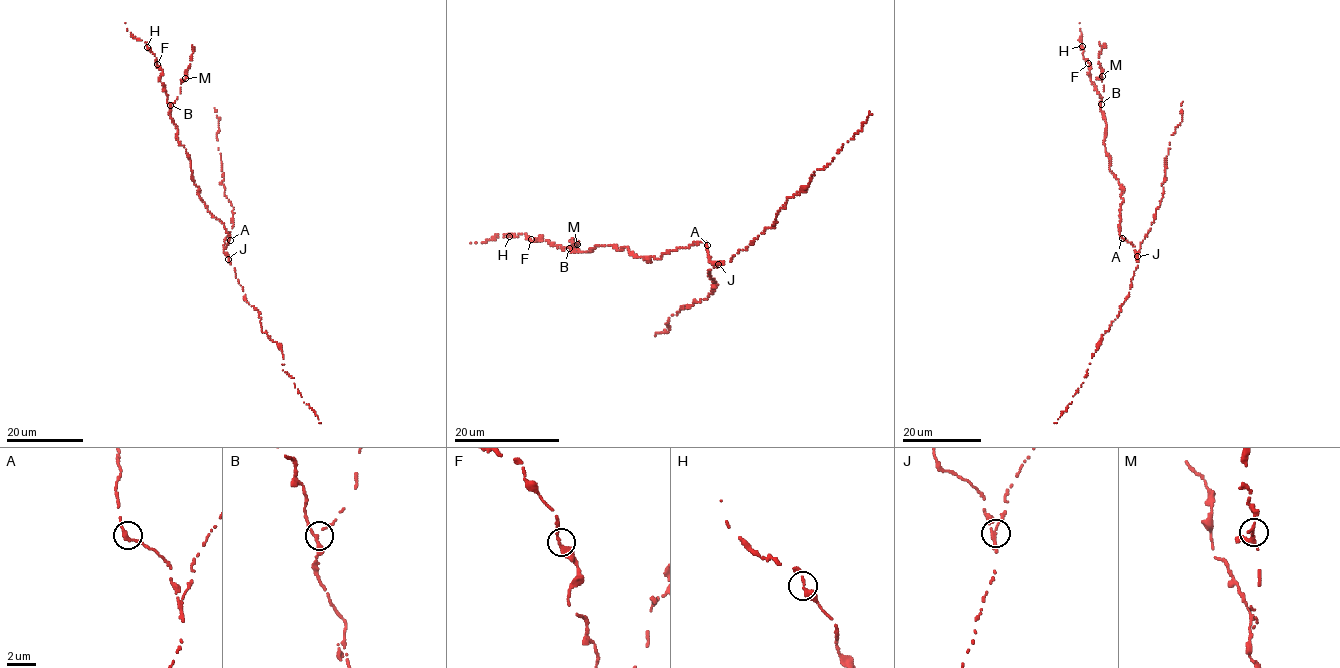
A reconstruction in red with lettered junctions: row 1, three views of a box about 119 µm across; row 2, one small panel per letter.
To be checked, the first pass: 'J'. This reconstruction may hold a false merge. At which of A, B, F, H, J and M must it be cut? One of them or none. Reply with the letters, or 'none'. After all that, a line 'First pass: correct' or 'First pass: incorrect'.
J
First pass: correct

